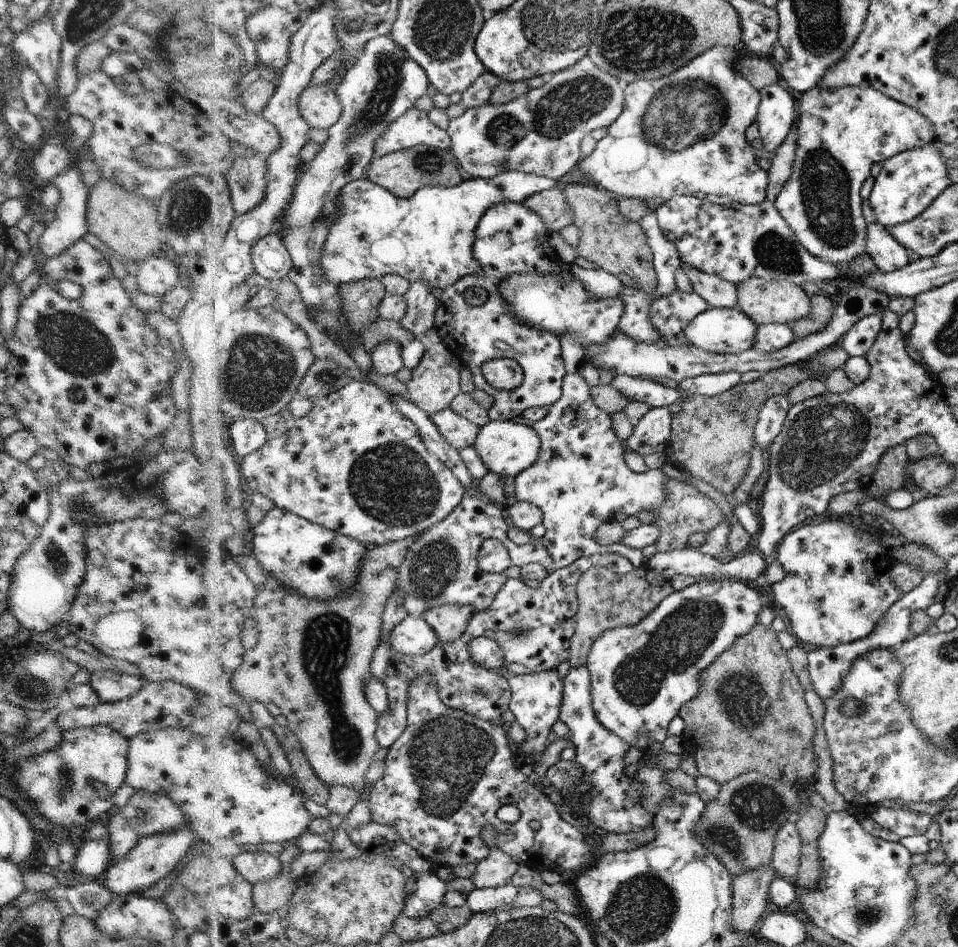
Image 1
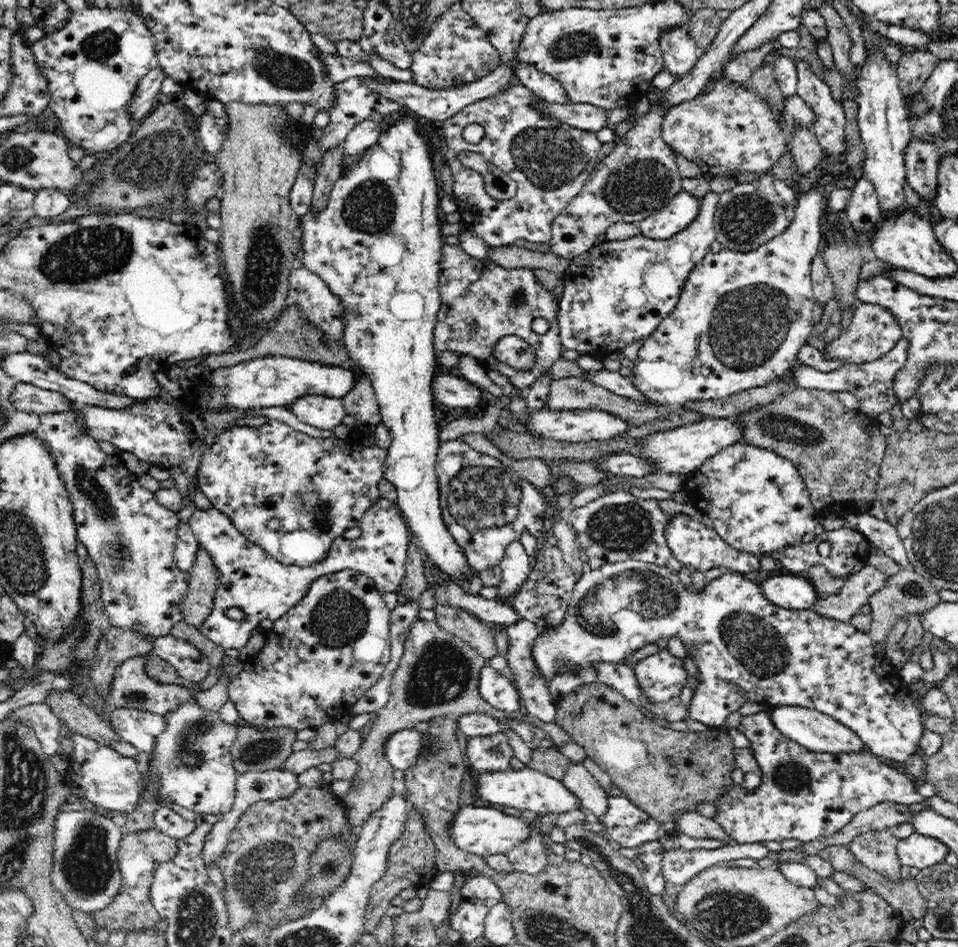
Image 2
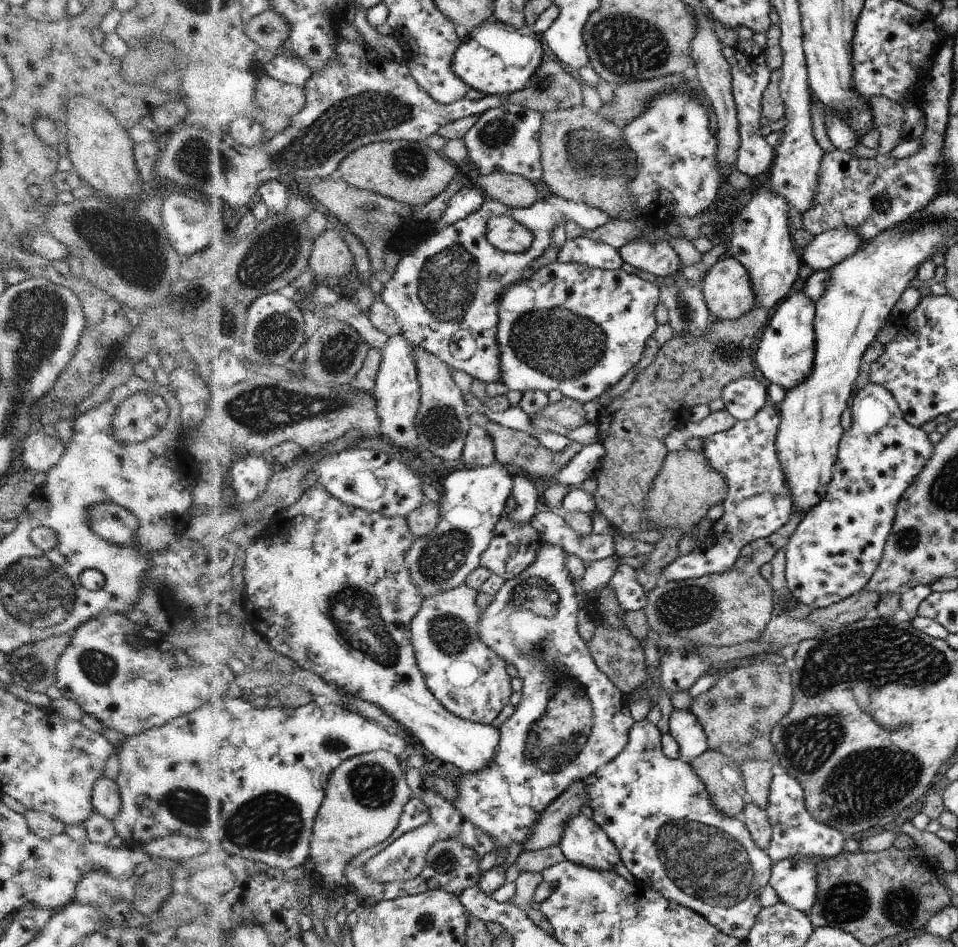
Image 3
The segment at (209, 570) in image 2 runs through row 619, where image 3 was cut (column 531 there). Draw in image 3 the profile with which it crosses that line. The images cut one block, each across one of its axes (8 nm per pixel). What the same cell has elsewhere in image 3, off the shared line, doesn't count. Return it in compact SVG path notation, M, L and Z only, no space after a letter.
M480 174L477 188L483 192L486 198L503 202L509 207L528 208L541 198L534 185L520 175Z

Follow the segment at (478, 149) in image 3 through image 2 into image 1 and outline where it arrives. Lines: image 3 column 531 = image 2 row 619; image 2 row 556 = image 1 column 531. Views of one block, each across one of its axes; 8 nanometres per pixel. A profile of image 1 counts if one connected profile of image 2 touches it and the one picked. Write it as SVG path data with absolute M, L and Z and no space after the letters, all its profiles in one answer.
M586 55L569 69L554 73L552 79L537 89L529 91L520 98L505 105L482 105L465 109L465 113L451 120L449 133L453 138L453 151L468 178L491 179L505 171L534 173L549 179L567 179L580 158L580 142L592 130L606 126L608 128L624 112L625 91L618 80L600 68L596 68L593 59Z

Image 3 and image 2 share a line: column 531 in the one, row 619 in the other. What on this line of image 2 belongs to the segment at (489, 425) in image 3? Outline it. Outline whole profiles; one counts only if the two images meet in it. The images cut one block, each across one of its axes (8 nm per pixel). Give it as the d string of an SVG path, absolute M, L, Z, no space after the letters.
M437 604L433 608L435 623L446 632L461 638L487 660L498 656L495 645L495 628L479 622L469 612L450 605Z

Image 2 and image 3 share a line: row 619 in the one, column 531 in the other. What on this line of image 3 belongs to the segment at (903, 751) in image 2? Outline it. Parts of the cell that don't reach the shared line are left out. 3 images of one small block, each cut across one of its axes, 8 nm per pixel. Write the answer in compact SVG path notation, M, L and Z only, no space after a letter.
M543 543L536 552L536 560L524 572L504 581L481 620L482 639L518 670L523 680L522 698L510 718L498 729L501 742L494 760L486 769L476 774L464 772L454 780L456 800L453 803L468 822L493 838L495 849L502 847L508 851L512 843L524 849L541 822L541 814L574 782L588 779L620 756L636 724L627 707L626 695L597 666L589 646L578 636L578 596L564 566L564 549Z

